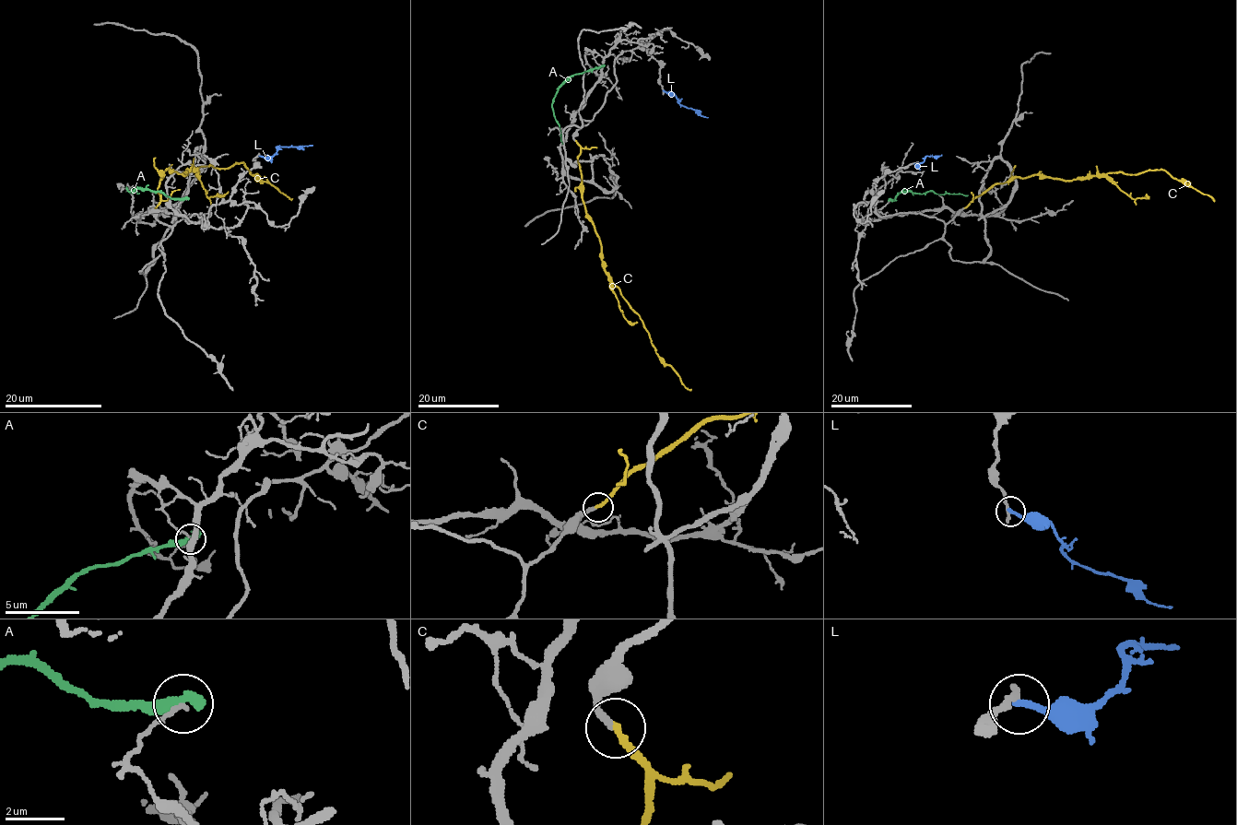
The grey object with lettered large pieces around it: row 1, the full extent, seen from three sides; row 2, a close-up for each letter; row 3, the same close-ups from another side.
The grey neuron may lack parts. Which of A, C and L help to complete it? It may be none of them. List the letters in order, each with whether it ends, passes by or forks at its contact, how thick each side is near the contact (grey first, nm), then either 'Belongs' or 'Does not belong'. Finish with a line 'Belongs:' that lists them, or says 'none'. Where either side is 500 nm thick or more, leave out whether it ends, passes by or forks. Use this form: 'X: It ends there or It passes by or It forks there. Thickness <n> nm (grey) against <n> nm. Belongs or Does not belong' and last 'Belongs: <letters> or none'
A: It ends there. Thickness 150 nm (grey) against 480 nm. Does not belong
C: It ends there. Thickness 240 nm (grey) against 240 nm. Belongs
L: It ends there. Thickness 280 nm (grey) against 240 nm. Does not belong
Belongs: C

